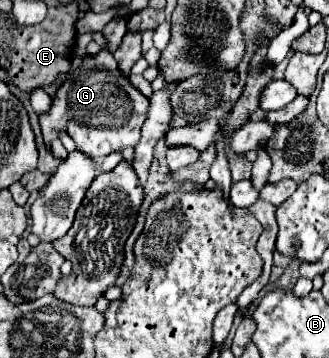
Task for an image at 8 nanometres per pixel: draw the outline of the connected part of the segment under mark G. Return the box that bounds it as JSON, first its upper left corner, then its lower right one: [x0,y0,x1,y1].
[40,50,150,162]

